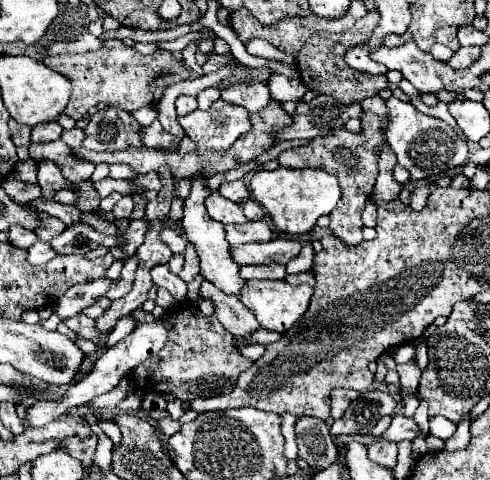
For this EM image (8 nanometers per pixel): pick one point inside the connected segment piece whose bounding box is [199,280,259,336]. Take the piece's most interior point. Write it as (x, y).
(239, 321)

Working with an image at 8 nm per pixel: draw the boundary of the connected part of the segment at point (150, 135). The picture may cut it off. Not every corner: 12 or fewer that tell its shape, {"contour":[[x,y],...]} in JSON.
{"contour":[[155,120],[143,128],[147,148],[177,150],[175,136]]}

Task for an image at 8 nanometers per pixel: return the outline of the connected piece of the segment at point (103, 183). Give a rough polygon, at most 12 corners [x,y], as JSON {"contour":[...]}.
{"contour":[[103,178],[93,188],[101,198],[111,192],[131,194],[133,186],[127,180]]}

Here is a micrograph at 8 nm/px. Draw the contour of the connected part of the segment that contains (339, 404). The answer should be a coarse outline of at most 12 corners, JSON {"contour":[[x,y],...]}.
{"contour":[[331,390],[331,416],[341,418],[351,400],[359,396],[355,390]]}

